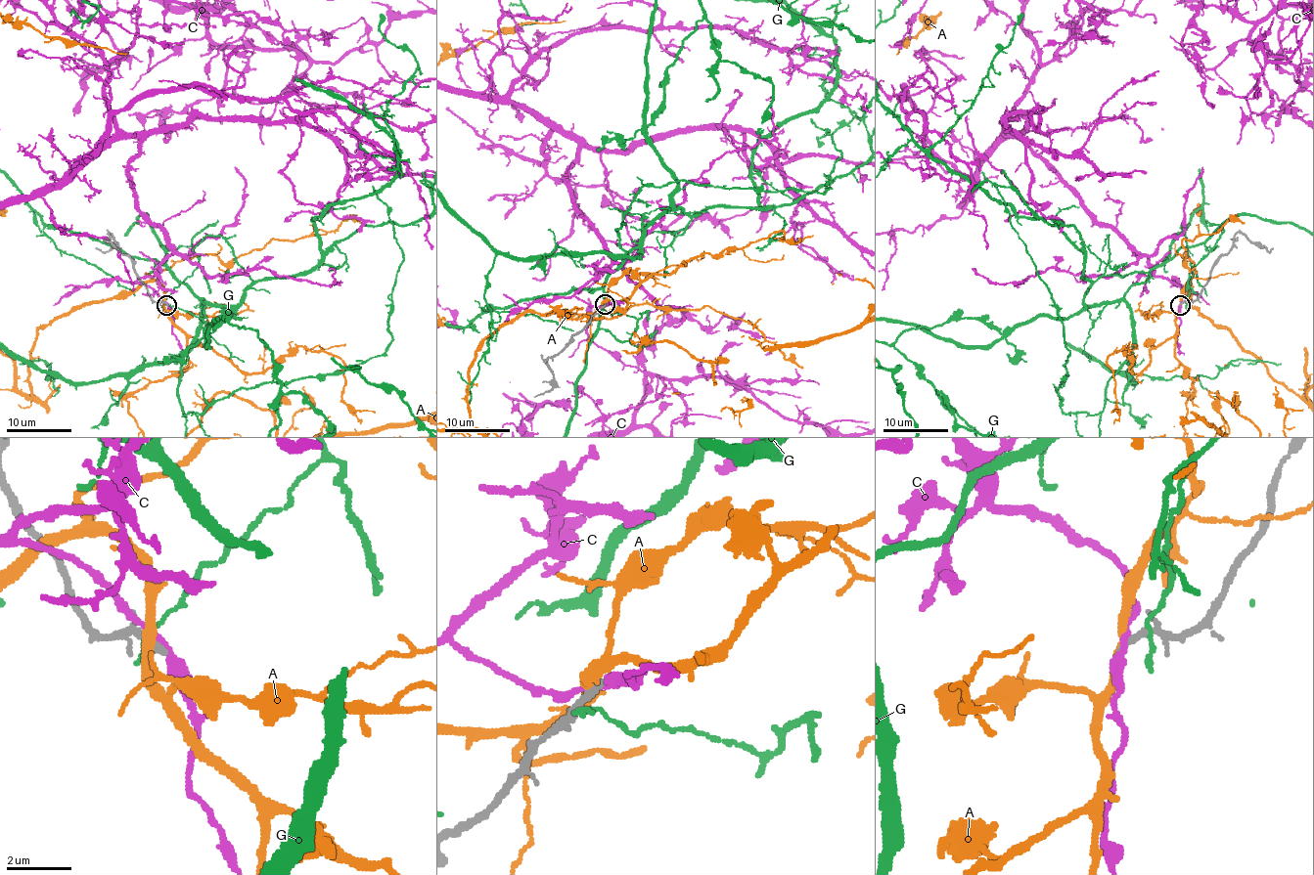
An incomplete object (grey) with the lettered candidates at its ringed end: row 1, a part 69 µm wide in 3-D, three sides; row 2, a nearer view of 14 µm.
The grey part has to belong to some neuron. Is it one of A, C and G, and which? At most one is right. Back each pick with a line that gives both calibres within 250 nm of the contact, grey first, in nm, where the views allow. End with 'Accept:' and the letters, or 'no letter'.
Accept: no letter

